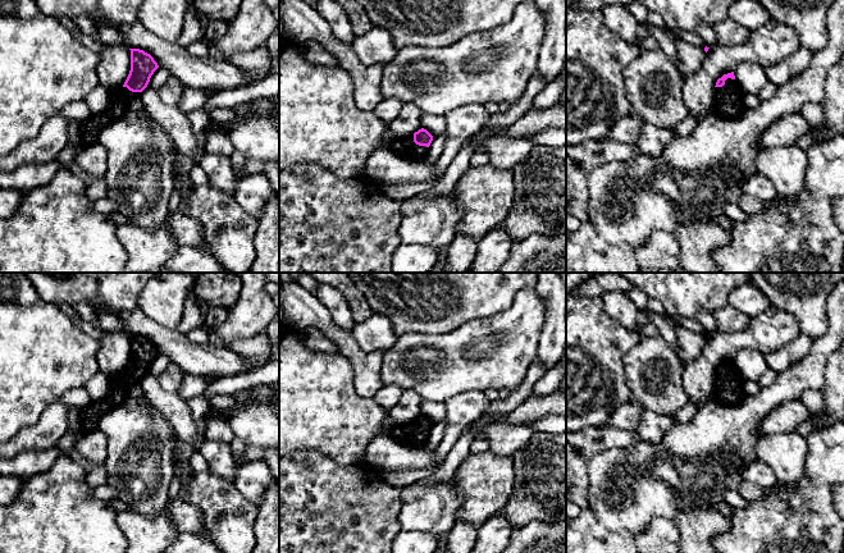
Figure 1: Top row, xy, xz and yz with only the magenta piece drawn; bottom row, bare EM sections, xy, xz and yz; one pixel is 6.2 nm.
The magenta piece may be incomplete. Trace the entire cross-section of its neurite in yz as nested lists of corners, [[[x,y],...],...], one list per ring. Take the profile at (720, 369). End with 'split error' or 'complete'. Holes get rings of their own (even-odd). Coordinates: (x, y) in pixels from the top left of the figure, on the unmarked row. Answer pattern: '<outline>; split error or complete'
[[[734,358],[724,361],[715,373],[712,398],[726,405],[736,405],[744,396],[744,379],[736,369]]]; split error

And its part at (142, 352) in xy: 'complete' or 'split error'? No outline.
split error

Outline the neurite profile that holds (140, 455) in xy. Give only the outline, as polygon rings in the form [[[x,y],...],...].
[[[143,396],[106,408],[97,429],[106,435],[104,466],[118,499],[147,517],[161,512],[175,470],[172,424]]]

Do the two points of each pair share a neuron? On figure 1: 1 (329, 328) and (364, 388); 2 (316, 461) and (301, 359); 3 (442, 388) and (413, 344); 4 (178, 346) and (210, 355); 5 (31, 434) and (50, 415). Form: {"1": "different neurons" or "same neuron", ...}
{"1": "same neuron", "2": "different neurons", "3": "same neuron", "4": "same neuron", "5": "same neuron"}

